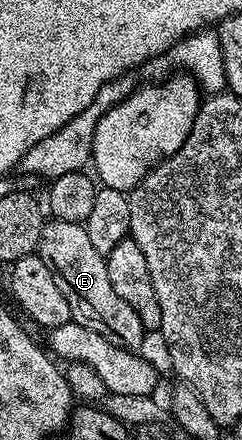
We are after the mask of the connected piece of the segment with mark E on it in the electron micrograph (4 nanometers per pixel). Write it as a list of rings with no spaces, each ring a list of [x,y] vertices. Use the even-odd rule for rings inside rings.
[[[50,219],[41,231],[37,243],[36,255],[47,262],[47,270],[59,285],[63,298],[67,298],[67,306],[71,306],[72,323],[82,324],[107,338],[107,342],[117,344],[130,350],[140,349],[141,339],[147,336],[147,330],[139,322],[139,314],[115,294],[111,286],[111,278],[107,278],[105,256],[95,246],[91,246],[91,238],[87,238],[84,224]]]

